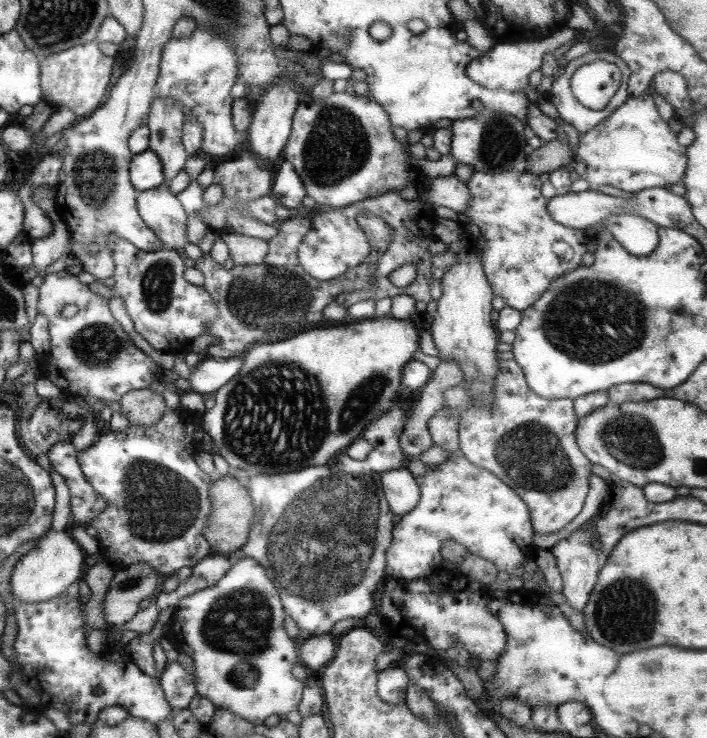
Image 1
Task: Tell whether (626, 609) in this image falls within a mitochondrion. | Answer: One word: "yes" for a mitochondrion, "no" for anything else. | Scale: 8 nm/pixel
yes

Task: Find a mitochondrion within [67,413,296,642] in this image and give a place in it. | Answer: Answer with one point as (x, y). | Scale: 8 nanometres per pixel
(161, 504)

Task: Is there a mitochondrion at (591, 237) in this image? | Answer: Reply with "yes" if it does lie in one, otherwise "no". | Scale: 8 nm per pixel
no

